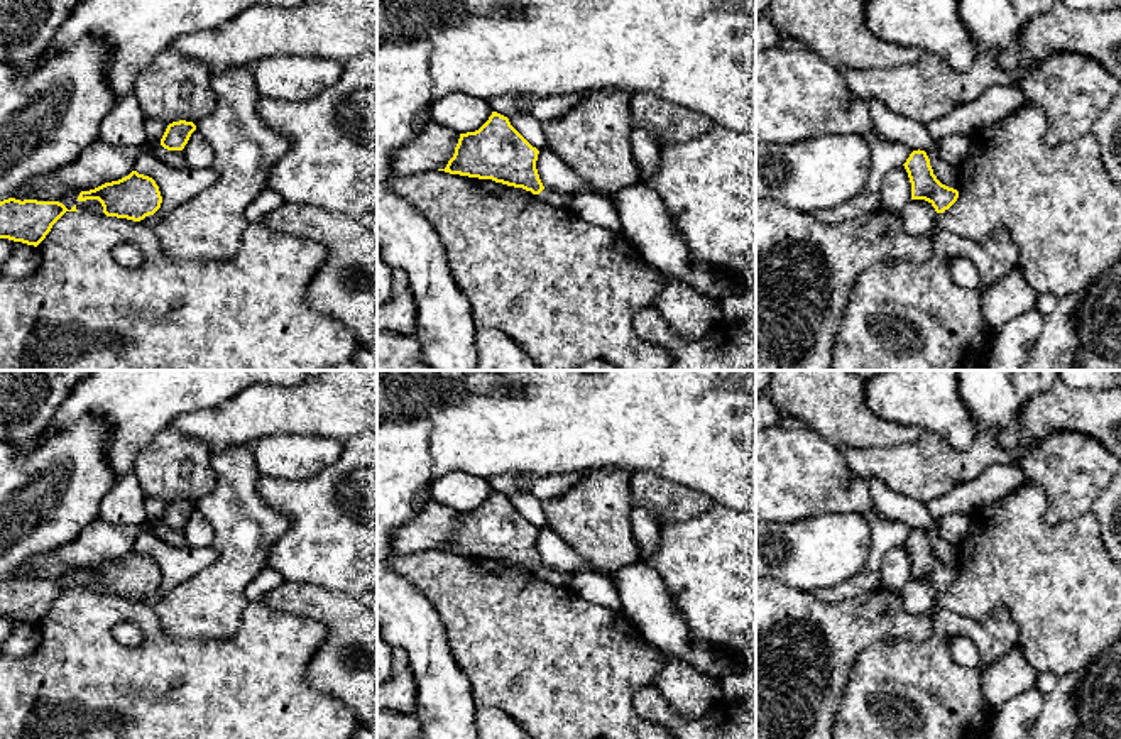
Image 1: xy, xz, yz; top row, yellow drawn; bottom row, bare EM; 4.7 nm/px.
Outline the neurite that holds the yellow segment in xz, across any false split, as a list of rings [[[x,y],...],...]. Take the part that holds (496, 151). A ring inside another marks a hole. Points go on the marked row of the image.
[[[492,112],[478,130],[460,134],[453,157],[438,171],[522,188],[550,206],[568,210],[571,194],[543,186],[536,169],[538,154],[539,151],[511,125],[507,117]]]

